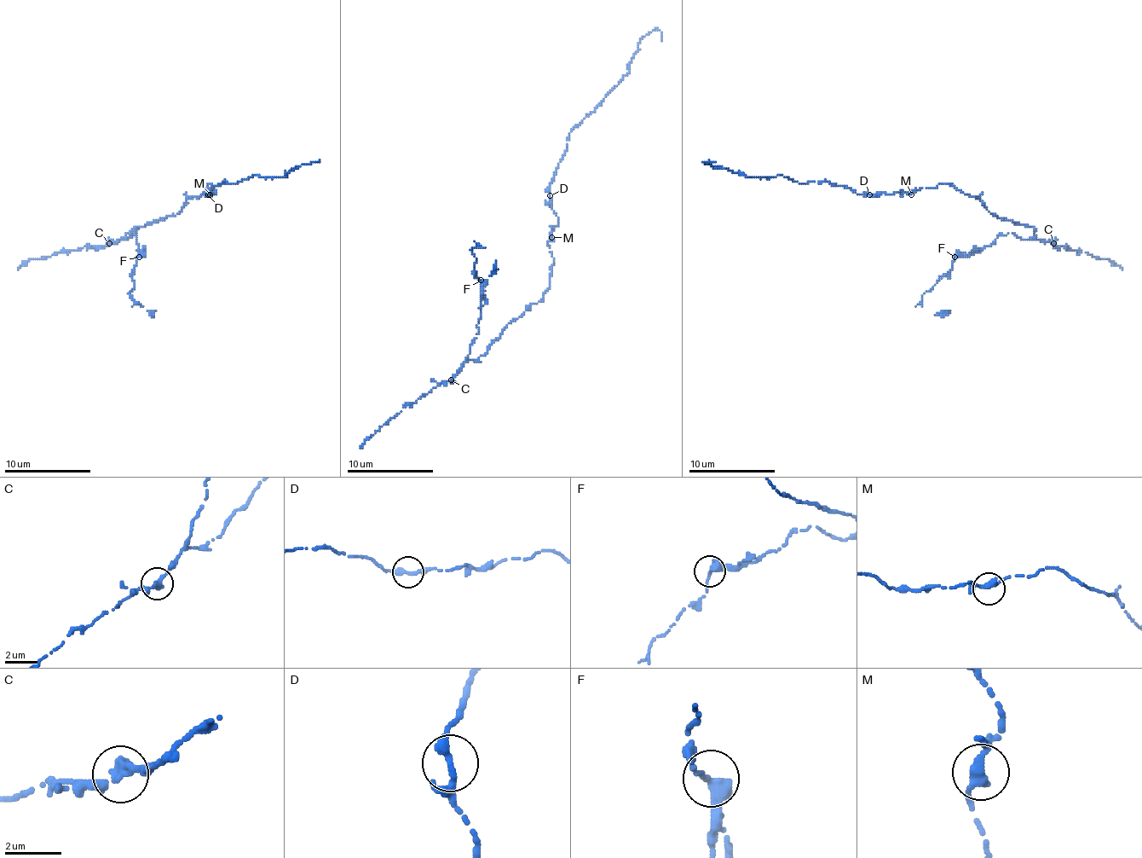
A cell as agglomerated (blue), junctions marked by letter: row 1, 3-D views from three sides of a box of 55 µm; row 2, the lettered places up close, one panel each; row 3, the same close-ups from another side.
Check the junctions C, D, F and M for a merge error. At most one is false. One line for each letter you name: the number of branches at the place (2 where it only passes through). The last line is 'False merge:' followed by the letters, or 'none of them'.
False merge: none of them

